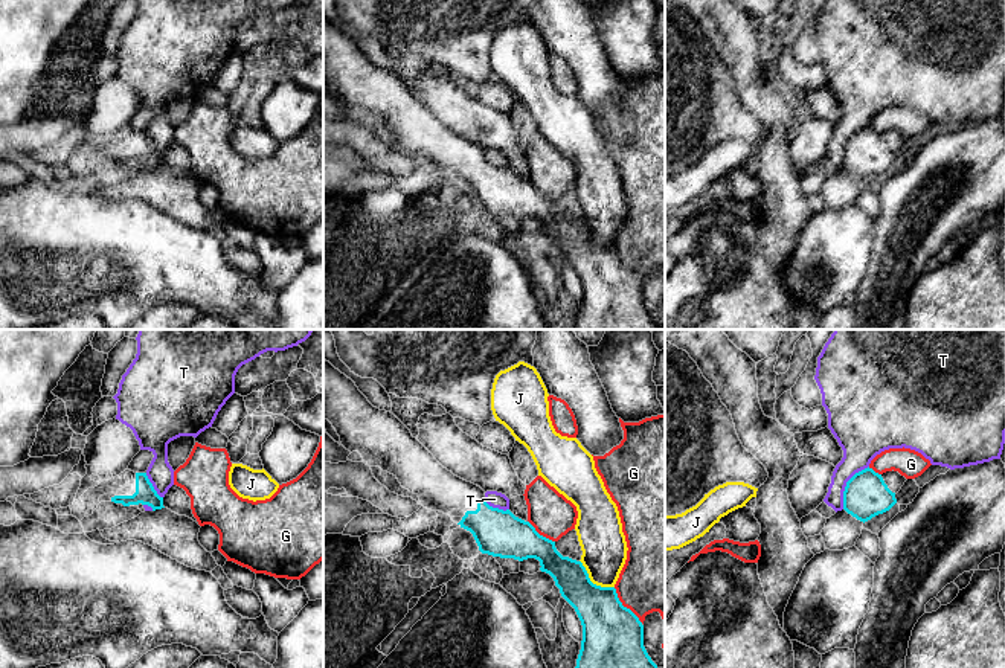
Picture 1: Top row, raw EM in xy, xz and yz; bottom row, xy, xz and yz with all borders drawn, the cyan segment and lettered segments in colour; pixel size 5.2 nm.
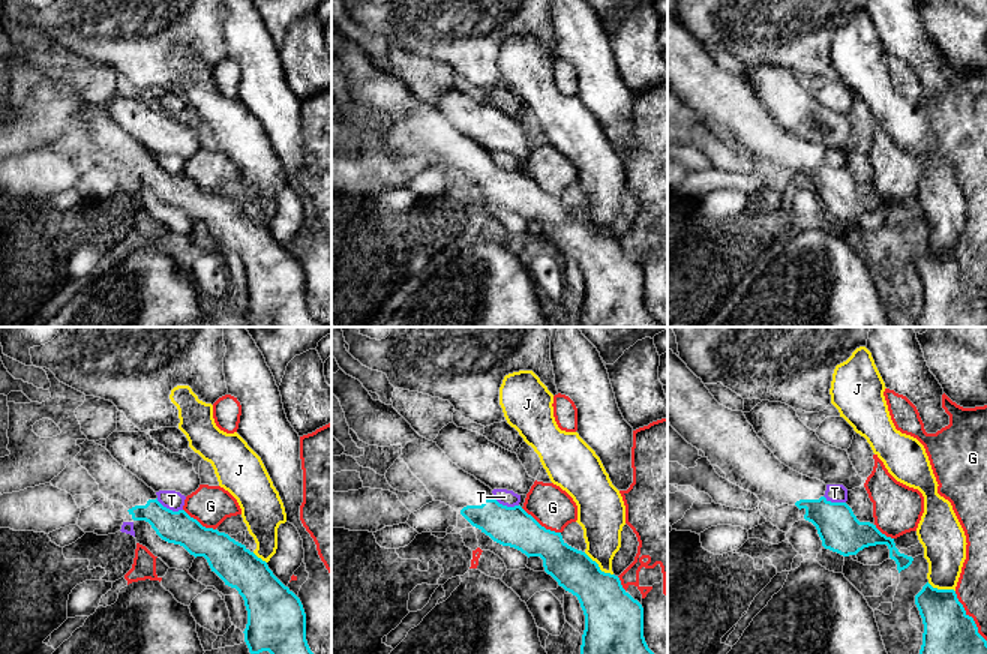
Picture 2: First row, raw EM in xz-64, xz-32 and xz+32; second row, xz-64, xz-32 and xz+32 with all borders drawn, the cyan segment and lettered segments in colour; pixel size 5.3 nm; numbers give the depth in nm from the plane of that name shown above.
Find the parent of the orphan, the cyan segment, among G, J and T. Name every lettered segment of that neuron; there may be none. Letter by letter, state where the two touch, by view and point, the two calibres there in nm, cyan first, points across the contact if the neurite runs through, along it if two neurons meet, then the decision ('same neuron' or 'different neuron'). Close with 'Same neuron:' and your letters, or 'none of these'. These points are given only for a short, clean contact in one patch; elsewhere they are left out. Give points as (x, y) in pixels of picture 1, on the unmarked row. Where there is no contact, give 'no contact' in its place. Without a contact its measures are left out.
G: contact xz (622, 264); calibres 340 and 380 nm; different neuron
J: contact xz (590, 240); calibres 280 and 240 nm; different neuron
T: contact yz (847, 144); calibres 240 and 220 nm; border yz (868, 124), (847, 141), (842, 166); different neuron
Same neuron: none of these

